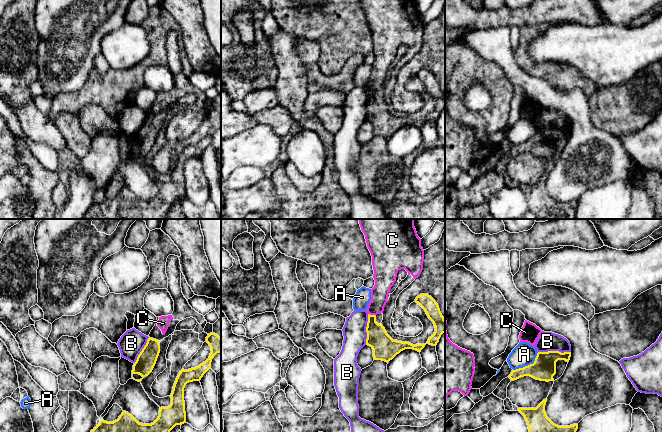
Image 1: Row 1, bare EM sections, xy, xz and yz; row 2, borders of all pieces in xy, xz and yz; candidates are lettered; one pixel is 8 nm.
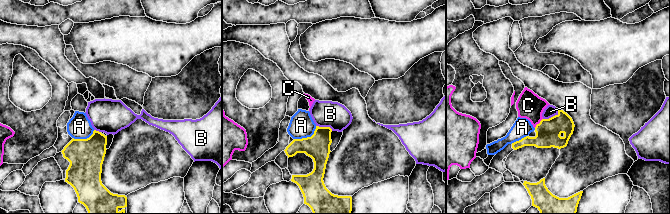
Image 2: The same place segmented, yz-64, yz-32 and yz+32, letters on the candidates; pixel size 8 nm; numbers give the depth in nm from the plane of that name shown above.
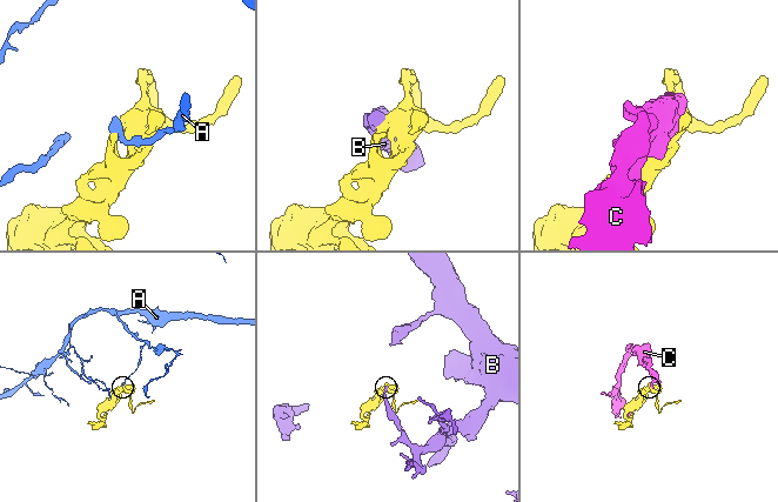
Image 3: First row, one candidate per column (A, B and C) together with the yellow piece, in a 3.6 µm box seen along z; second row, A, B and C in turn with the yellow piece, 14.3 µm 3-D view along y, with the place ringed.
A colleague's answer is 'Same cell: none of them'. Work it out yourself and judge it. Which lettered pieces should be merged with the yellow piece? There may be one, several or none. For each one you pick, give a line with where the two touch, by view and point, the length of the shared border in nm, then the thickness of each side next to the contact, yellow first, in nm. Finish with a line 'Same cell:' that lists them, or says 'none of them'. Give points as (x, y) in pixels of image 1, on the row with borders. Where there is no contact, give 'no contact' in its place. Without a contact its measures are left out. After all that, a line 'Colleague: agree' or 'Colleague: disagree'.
Same cell: none of them
Colleague: agree

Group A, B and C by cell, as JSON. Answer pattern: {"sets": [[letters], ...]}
{"sets": [["A"], ["B"], ["C"]]}

